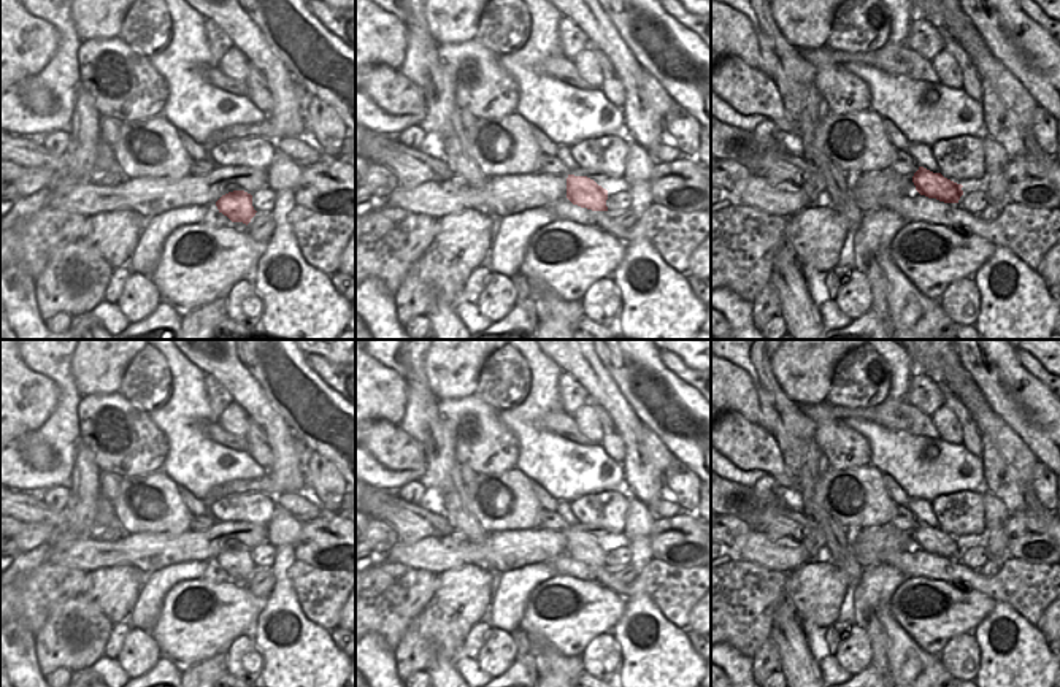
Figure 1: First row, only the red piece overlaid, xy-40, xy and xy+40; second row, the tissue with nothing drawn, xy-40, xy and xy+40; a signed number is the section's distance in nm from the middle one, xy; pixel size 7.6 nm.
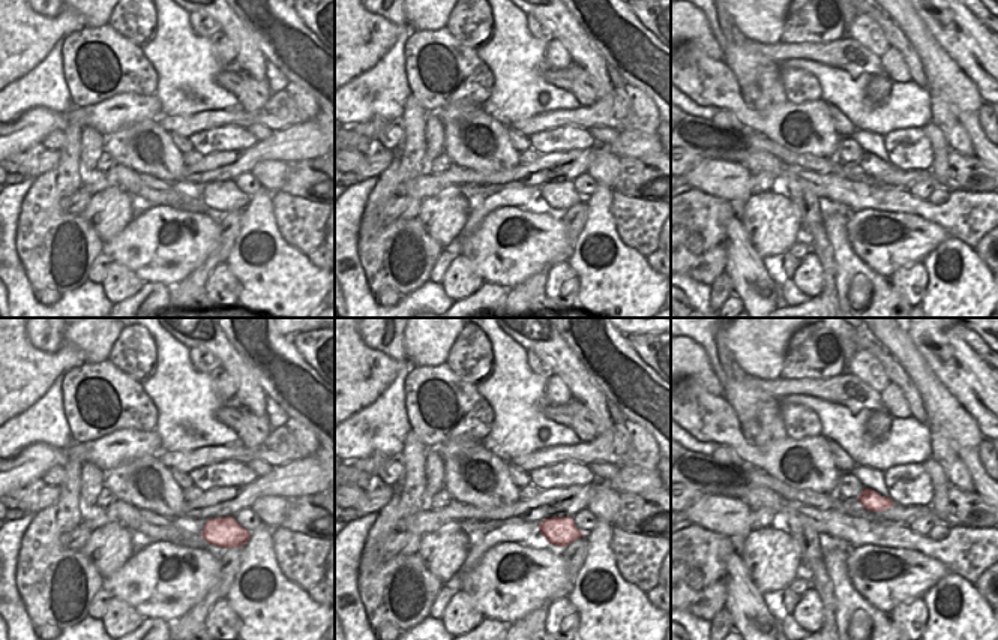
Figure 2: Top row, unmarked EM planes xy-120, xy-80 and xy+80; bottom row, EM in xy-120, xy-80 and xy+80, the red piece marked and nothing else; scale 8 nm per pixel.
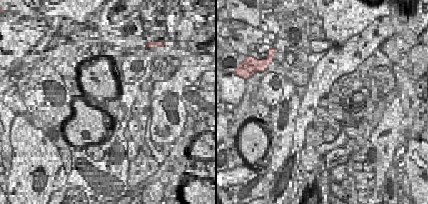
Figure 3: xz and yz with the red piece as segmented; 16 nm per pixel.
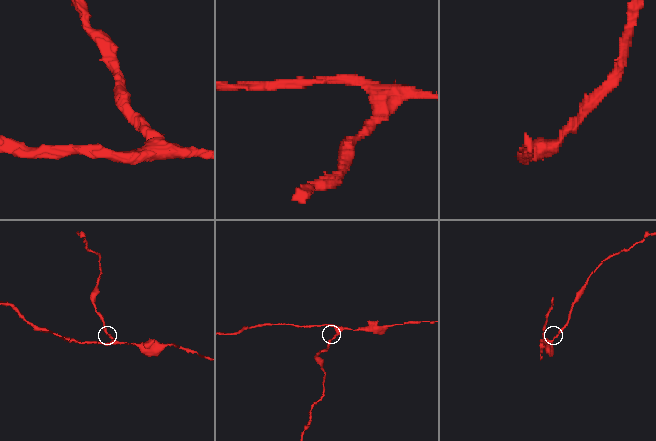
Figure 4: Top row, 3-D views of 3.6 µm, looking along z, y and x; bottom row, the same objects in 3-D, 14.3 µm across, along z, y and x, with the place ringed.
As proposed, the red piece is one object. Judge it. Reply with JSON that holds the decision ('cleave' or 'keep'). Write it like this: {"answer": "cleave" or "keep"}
{"answer": "keep"}

